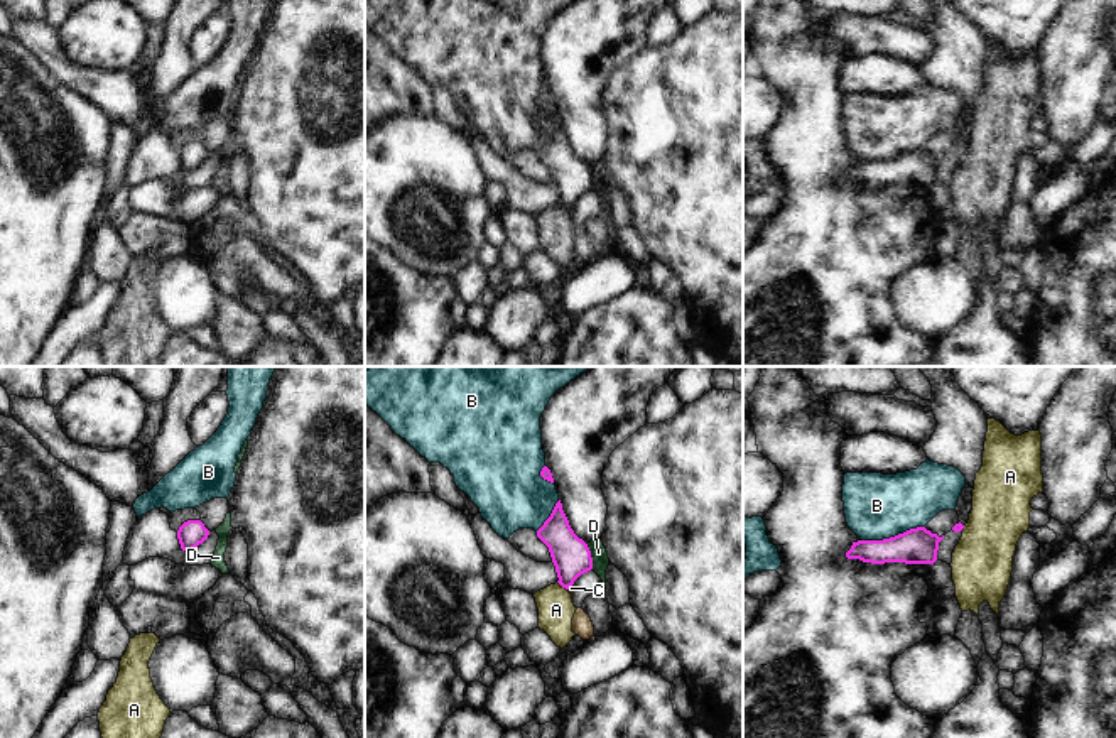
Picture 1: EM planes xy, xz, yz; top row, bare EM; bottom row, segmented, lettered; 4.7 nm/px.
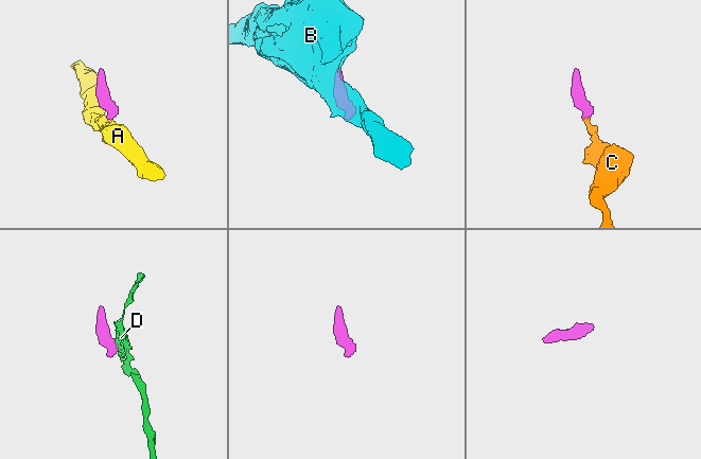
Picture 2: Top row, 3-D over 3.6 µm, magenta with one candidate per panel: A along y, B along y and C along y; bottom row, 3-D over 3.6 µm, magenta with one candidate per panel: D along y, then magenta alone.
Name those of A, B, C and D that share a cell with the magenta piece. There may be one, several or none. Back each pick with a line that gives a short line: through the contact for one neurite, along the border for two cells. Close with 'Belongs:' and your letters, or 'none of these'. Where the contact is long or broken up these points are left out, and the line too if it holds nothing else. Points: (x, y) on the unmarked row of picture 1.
C: line xz (571, 178), (571, 206), (571, 210)
Belongs: C

